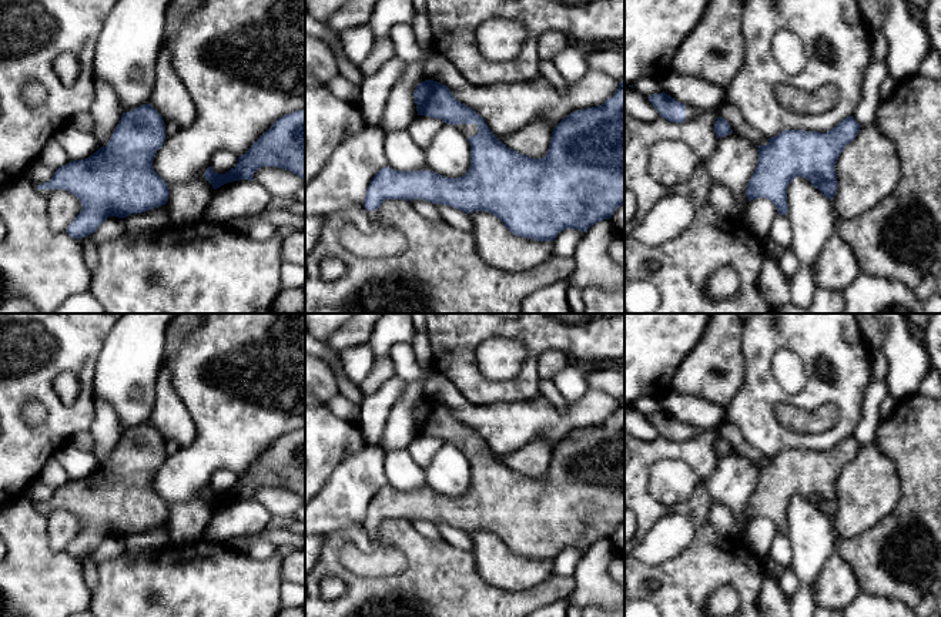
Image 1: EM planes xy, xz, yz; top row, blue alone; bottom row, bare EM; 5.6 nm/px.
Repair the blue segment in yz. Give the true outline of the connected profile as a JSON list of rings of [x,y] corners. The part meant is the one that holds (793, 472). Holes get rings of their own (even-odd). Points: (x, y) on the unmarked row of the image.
[[[850,435],[827,452],[786,449],[768,457],[766,465],[759,465],[757,486],[746,509],[749,520],[767,517],[780,534],[787,534],[787,506],[796,496],[808,499],[823,514],[833,519],[838,507],[835,482],[858,450],[860,443]]]

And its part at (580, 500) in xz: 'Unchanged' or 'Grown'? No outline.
Grown

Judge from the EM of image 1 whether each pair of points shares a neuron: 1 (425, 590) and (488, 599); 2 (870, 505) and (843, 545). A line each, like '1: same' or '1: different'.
1: same
2: different

